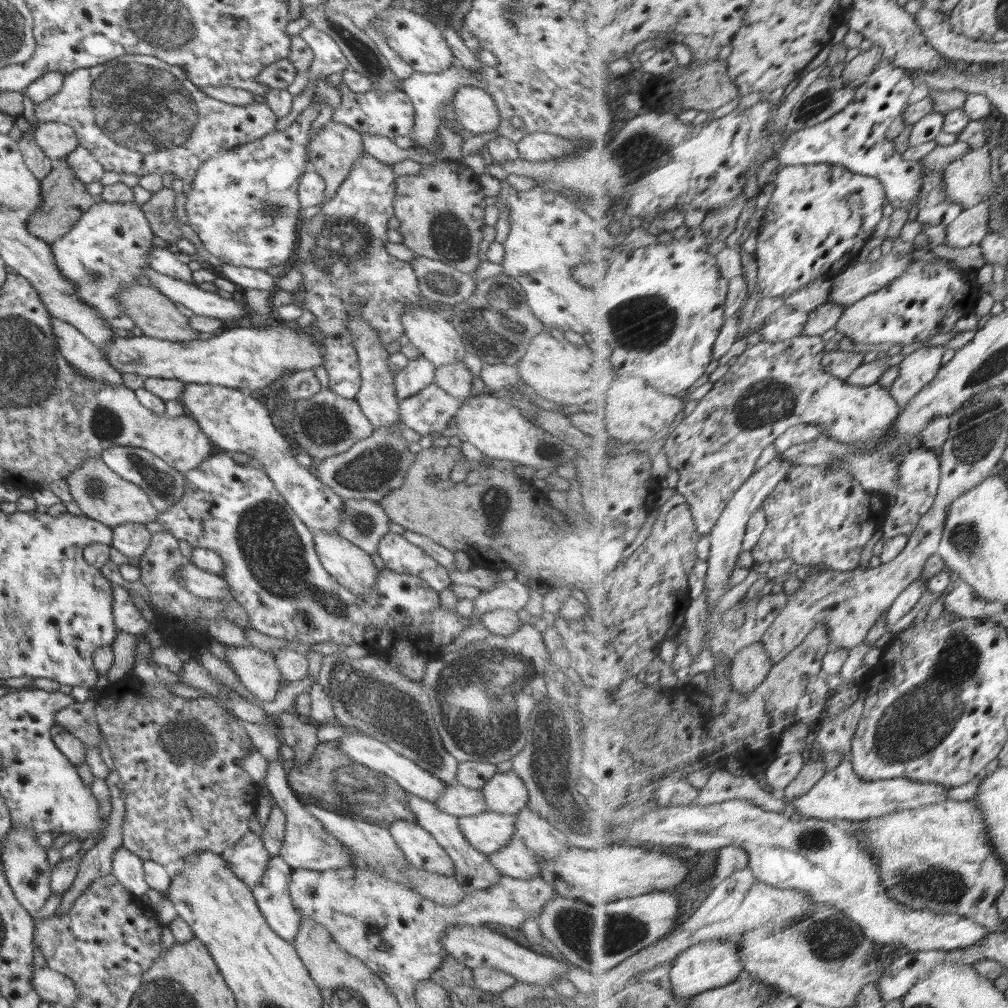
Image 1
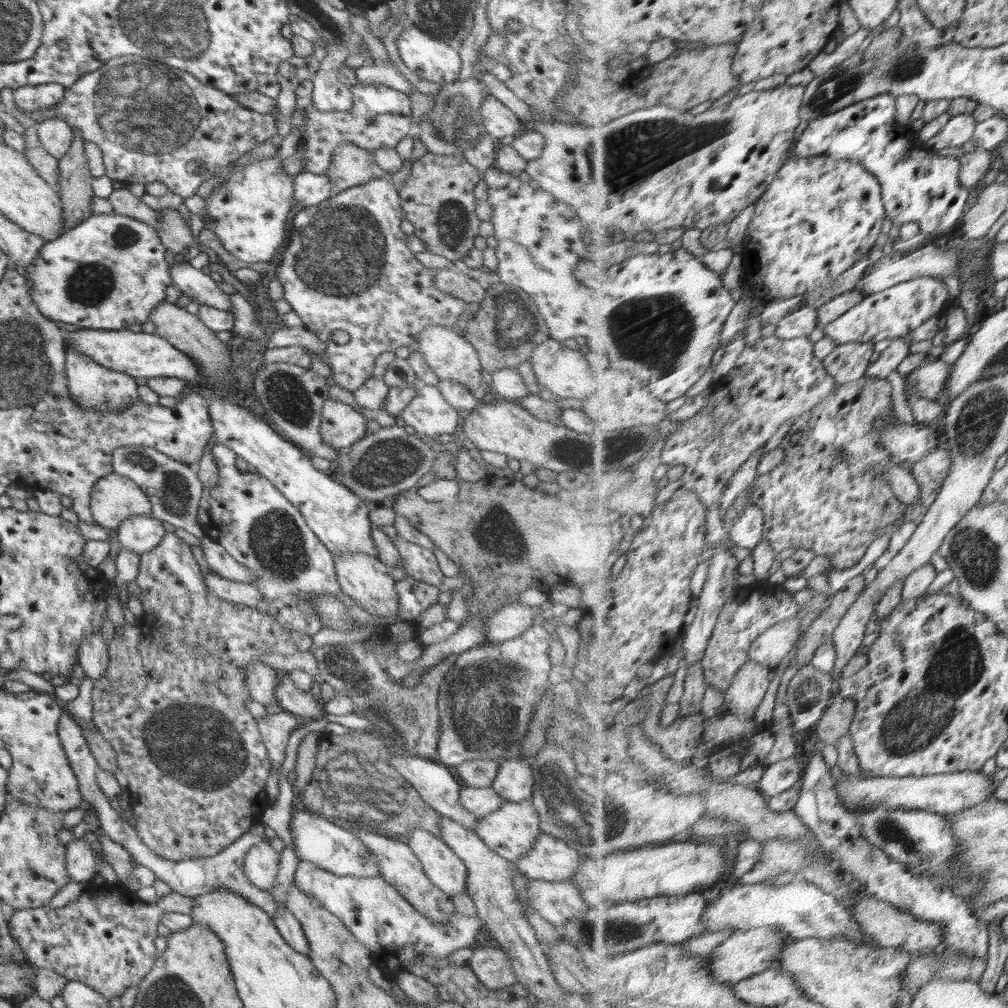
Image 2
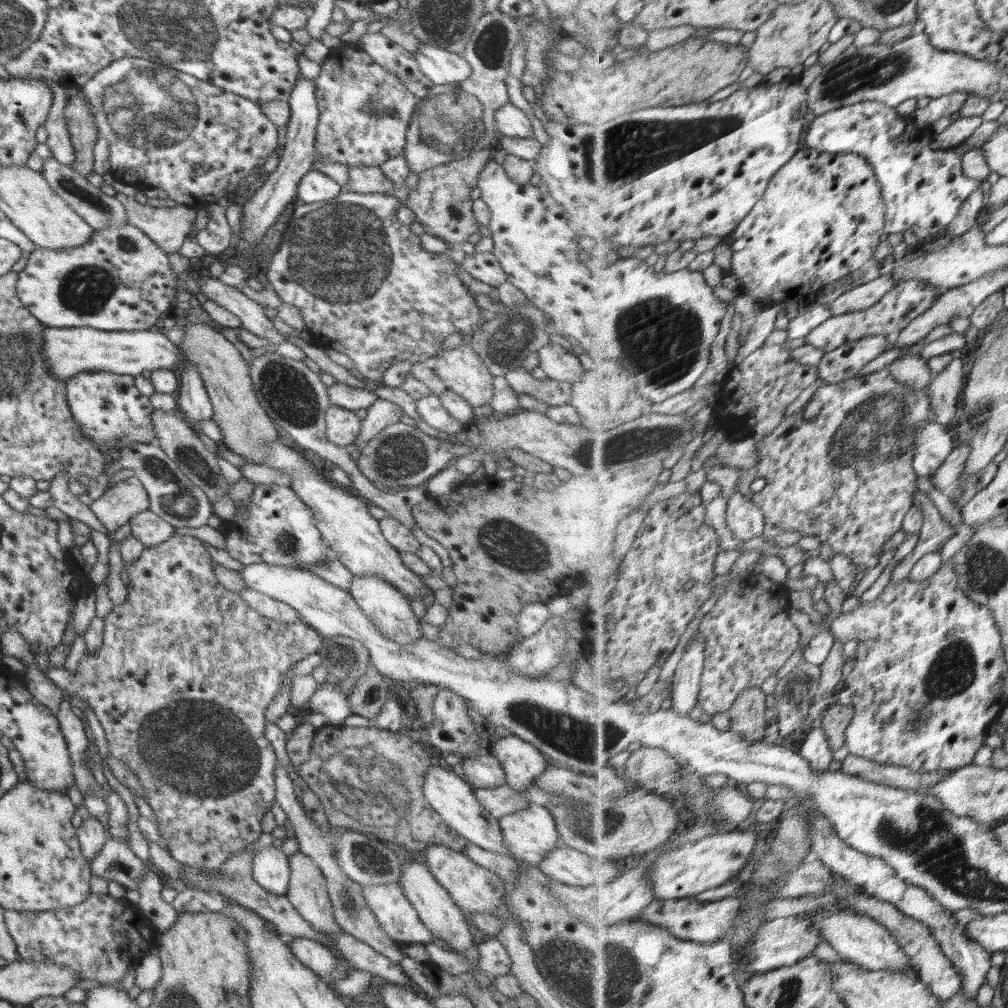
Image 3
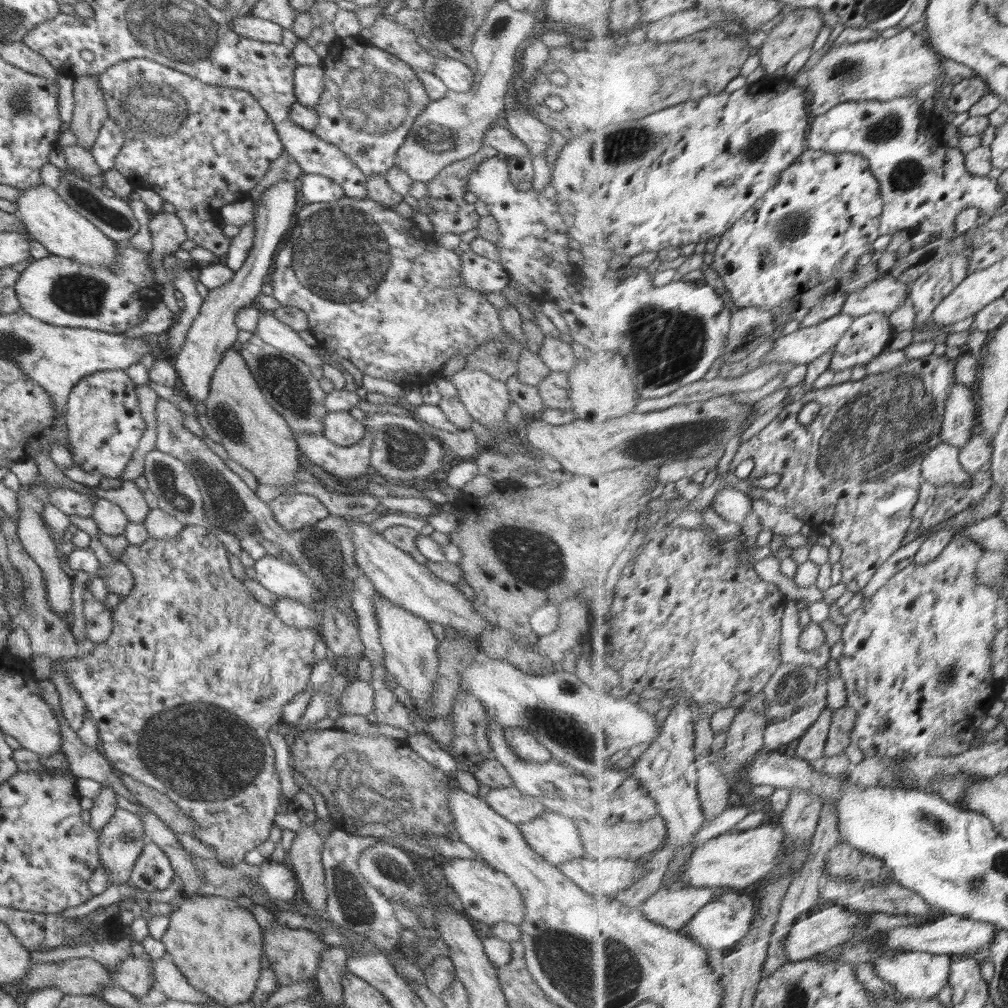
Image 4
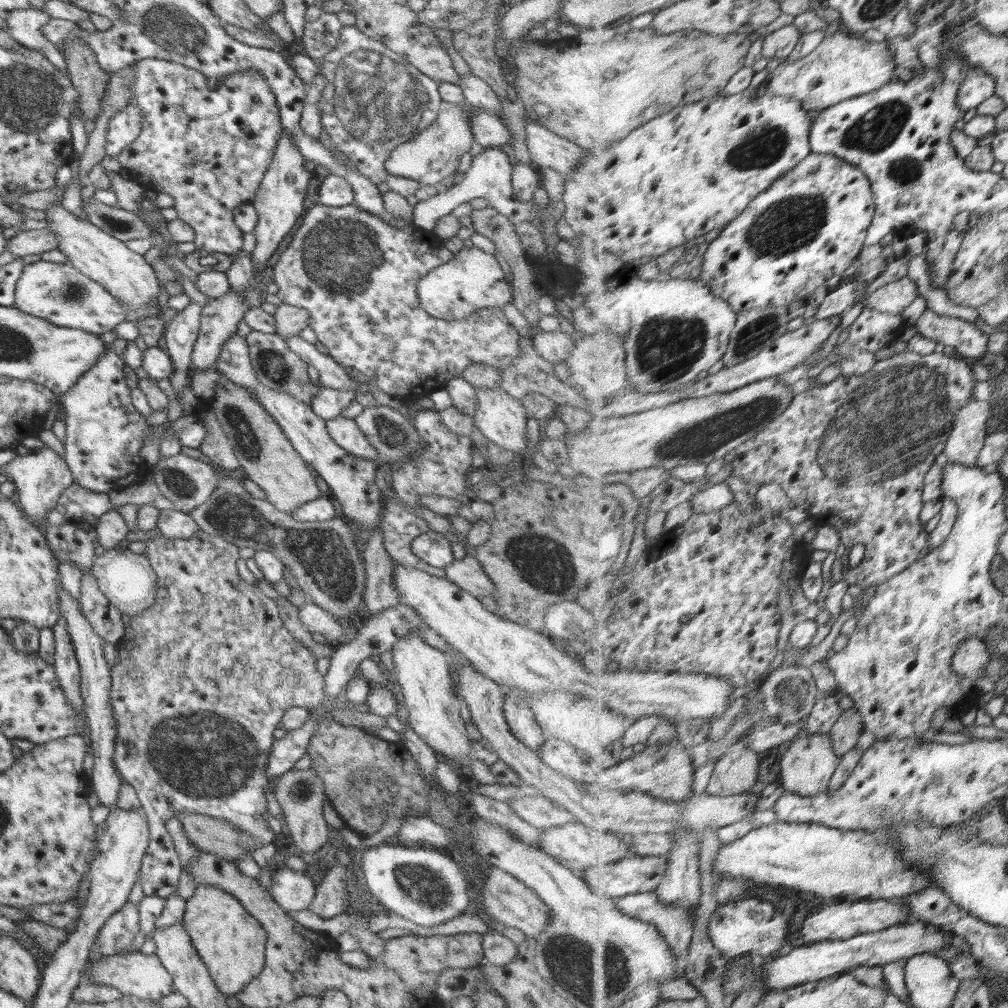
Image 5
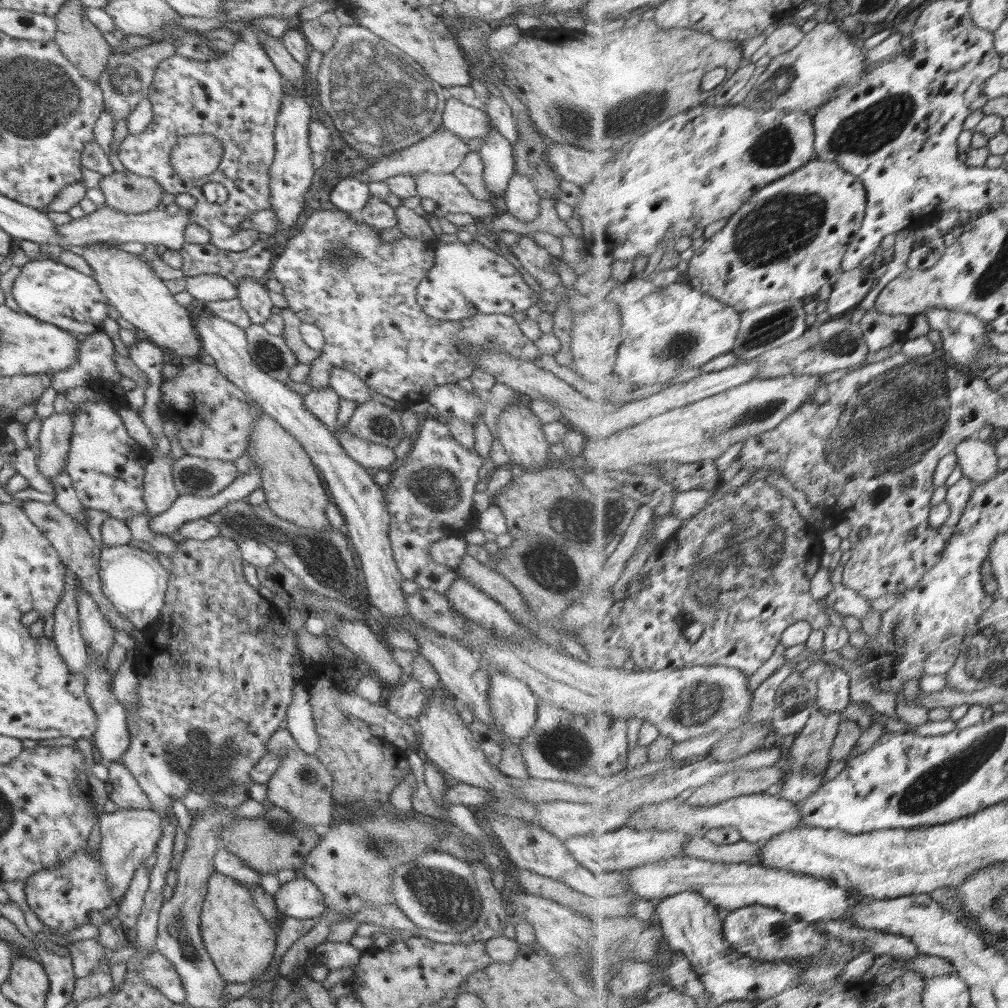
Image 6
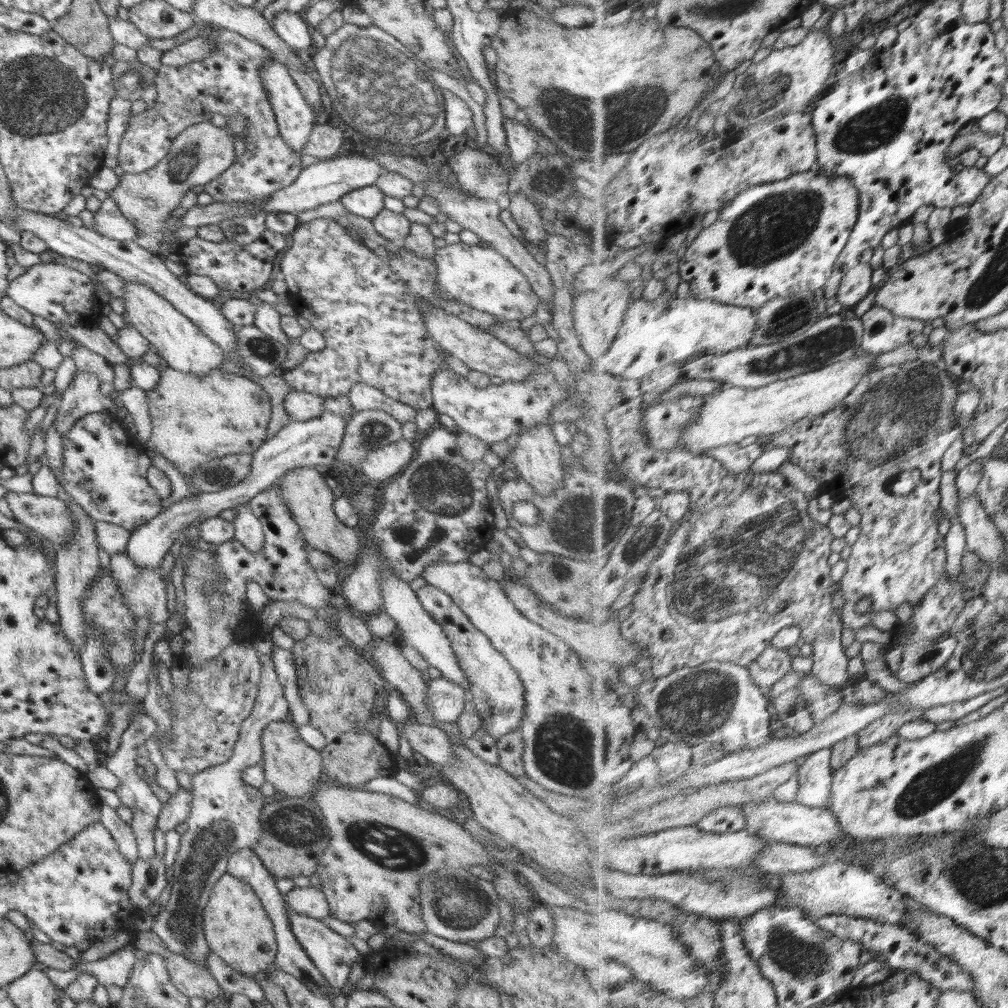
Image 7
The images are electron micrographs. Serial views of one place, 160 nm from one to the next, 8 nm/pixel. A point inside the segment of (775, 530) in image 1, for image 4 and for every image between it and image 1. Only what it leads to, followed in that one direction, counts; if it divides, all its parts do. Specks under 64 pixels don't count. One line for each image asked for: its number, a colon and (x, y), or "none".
2: (838, 509)
3: (846, 476)
4: (856, 472)

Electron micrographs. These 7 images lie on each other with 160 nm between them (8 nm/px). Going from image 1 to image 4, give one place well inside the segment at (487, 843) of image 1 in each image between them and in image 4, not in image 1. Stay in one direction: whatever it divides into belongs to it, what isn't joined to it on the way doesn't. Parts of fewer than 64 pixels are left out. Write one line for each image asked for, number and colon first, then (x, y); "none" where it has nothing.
2: (510, 831)
3: (529, 834)
4: (554, 837)

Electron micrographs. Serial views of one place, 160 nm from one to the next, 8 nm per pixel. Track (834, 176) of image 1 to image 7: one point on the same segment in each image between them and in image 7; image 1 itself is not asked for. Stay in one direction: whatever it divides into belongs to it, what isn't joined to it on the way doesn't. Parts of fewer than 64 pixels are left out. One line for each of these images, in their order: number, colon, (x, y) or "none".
2: (822, 215)
3: (823, 217)
4: (826, 213)
5: (810, 227)
6: (790, 241)
7: (802, 225)

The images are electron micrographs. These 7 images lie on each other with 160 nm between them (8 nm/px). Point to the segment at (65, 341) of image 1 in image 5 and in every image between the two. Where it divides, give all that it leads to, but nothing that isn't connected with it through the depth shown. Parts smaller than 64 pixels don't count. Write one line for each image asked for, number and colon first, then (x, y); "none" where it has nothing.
2: (97, 388)
3: (110, 410)
4: (104, 421)
5: (104, 432)

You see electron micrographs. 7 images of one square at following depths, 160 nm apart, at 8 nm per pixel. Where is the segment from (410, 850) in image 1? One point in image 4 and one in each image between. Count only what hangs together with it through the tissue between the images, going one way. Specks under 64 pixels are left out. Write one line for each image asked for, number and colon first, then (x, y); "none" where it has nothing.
2: (447, 871)
3: (473, 888)
4: (487, 895)

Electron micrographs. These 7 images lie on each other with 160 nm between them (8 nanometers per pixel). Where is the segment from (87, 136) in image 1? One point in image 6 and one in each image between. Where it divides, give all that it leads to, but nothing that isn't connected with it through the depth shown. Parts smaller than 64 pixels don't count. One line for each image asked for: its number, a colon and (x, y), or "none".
2: (152, 122)
3: (165, 129)
4: (202, 147)
5: (208, 148)
6: (236, 97)

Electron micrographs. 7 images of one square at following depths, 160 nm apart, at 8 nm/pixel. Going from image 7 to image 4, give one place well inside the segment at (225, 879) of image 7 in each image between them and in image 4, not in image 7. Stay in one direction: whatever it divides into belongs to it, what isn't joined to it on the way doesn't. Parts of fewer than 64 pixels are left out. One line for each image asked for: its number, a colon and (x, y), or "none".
4: (217, 945)
5: (231, 942)
6: (240, 941)

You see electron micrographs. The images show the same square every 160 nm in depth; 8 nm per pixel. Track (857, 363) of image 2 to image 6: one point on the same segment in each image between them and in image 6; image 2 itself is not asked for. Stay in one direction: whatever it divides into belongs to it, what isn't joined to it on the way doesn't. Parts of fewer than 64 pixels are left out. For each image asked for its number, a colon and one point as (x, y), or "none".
3: (842, 364)
4: (870, 335)
5: (874, 330)
6: (881, 330)

